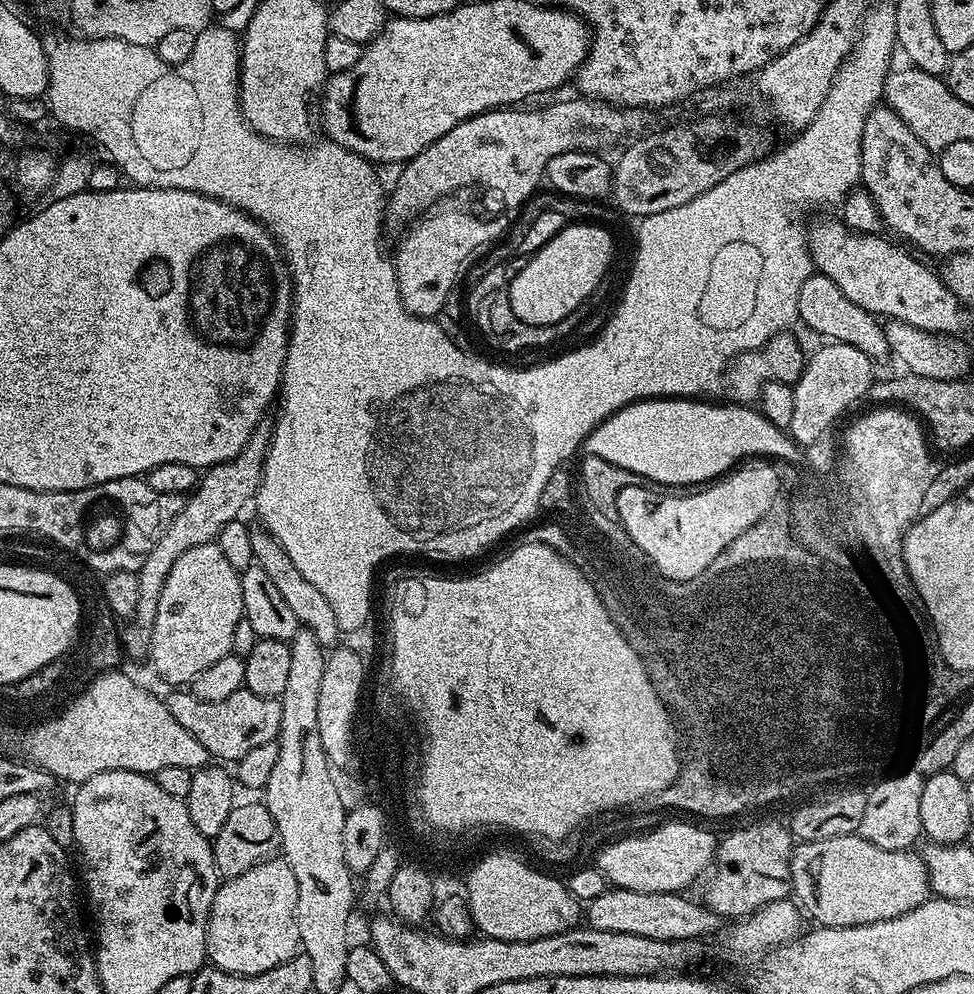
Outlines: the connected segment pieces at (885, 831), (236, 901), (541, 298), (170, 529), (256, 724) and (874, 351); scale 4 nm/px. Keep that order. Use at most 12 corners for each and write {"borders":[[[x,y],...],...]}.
{"borders":[[[888,776],[867,793],[858,835],[909,851],[922,836],[925,777]],[[269,858],[217,887],[211,967],[270,970],[300,948],[298,882]],[[596,222],[555,233],[511,277],[522,322],[557,324],[612,264]],[[272,428],[199,477],[146,554],[138,610],[122,632],[152,651],[162,586],[178,558],[215,541],[256,499]],[[246,687],[222,702],[191,690],[166,696],[170,714],[220,762],[276,740],[277,698]],[[830,278],[802,282],[796,315],[825,341],[874,362],[889,355],[884,324]]]}

